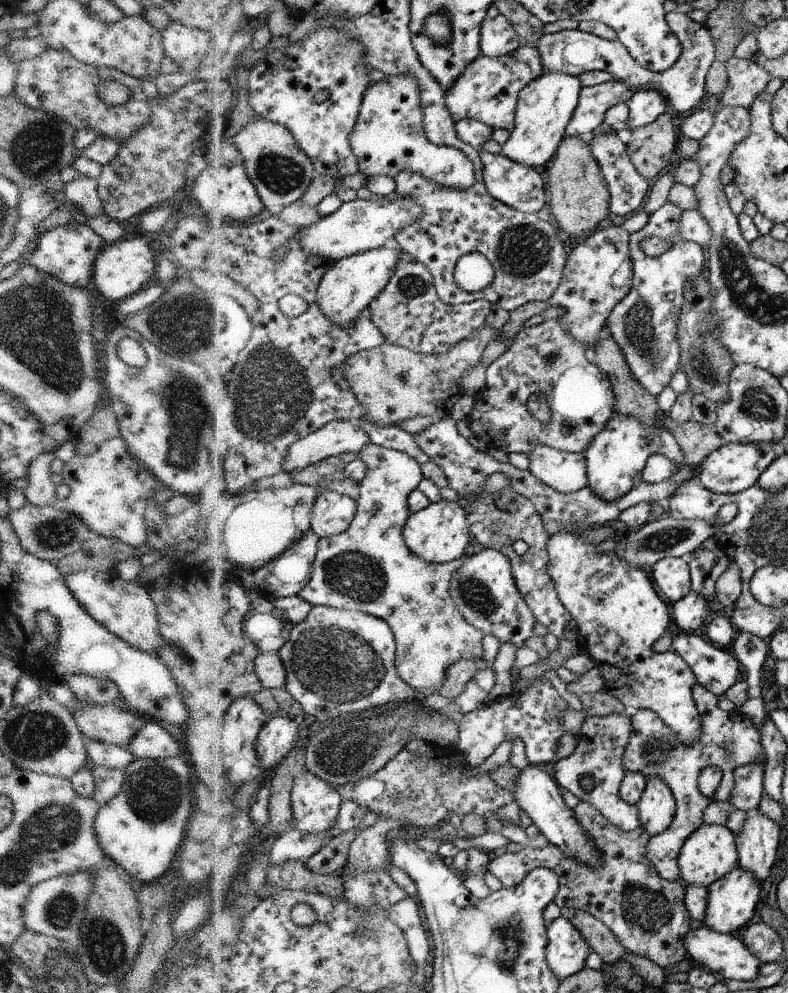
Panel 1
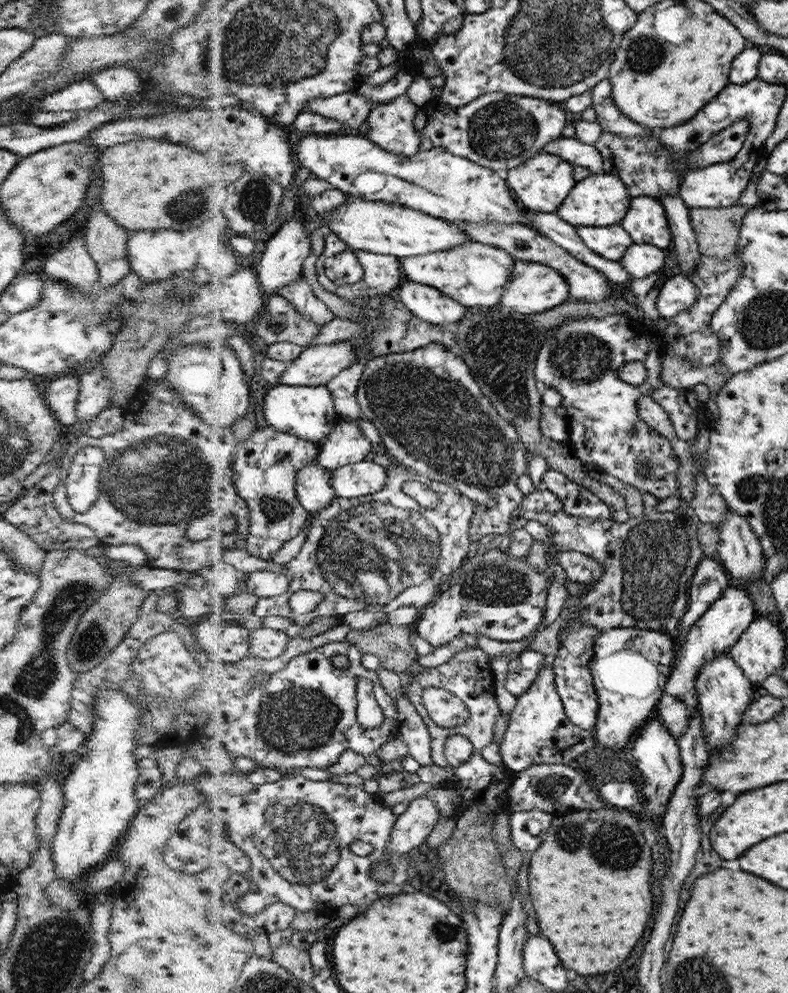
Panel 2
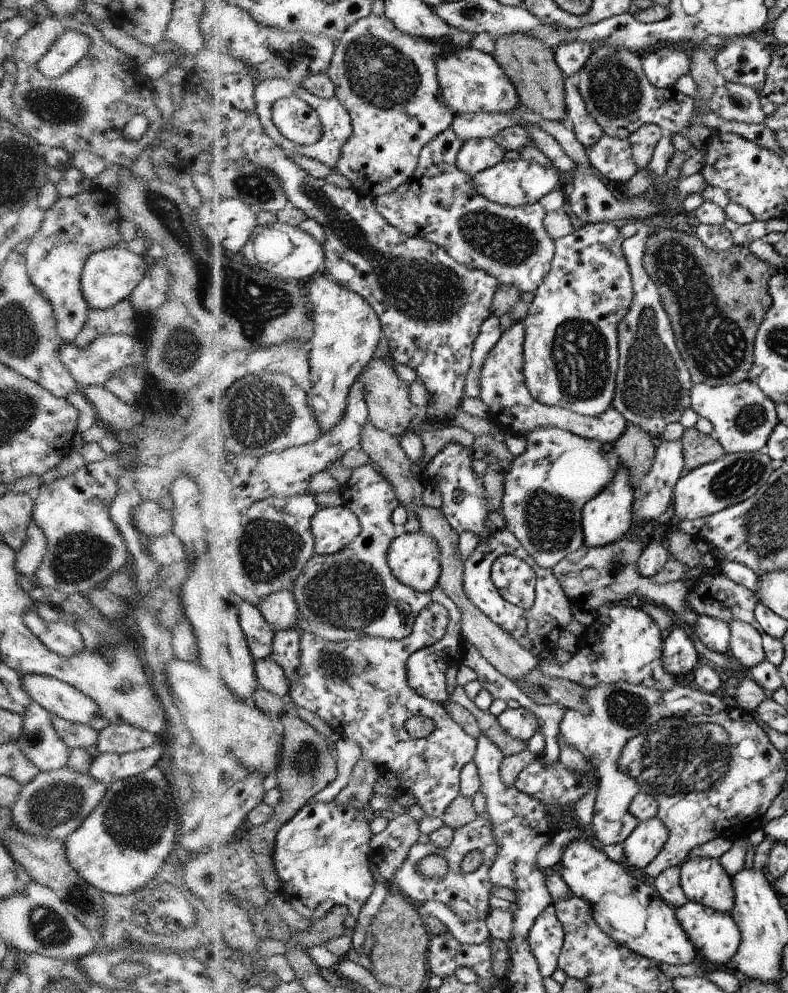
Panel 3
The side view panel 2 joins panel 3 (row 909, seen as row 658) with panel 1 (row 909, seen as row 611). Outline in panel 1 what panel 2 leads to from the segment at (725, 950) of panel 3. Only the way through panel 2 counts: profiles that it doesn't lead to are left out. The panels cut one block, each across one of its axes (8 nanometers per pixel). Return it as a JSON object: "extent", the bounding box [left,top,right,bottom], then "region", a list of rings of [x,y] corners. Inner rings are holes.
{"extent":[701,867,762,934],"region":[[[738,867],[707,889],[706,914],[704,914],[704,920],[701,924],[710,930],[714,930],[718,934],[732,934],[757,919],[757,906],[760,892],[762,892],[762,884],[750,872]]]}

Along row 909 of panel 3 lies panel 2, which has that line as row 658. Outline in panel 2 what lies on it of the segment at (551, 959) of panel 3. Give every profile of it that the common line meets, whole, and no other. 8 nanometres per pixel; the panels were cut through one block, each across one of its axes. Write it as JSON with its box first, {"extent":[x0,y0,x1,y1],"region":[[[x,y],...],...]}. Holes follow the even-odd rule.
{"extent":[499,656,595,774],"region":[[[549,656],[545,657],[544,671],[540,672],[530,690],[516,698],[516,706],[510,713],[510,722],[502,743],[499,744],[499,752],[502,764],[512,774],[526,771],[535,765],[579,764],[584,754],[595,748],[593,731],[585,731],[572,724],[571,719],[566,716],[561,698],[556,692],[552,662]]]}

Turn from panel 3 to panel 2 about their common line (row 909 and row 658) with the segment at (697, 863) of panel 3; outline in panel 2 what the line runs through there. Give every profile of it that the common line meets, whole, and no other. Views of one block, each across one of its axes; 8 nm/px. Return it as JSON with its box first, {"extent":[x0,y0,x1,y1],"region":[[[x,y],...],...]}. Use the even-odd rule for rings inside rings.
{"extent":[696,652,754,753],"region":[[[728,652],[706,661],[696,673],[696,692],[699,693],[699,709],[702,715],[704,737],[710,745],[709,753],[720,751],[726,743],[734,739],[738,725],[743,722],[744,712],[752,703],[754,690],[750,684],[751,680],[748,680],[747,675],[742,674],[742,671],[740,664],[736,663]]]}

